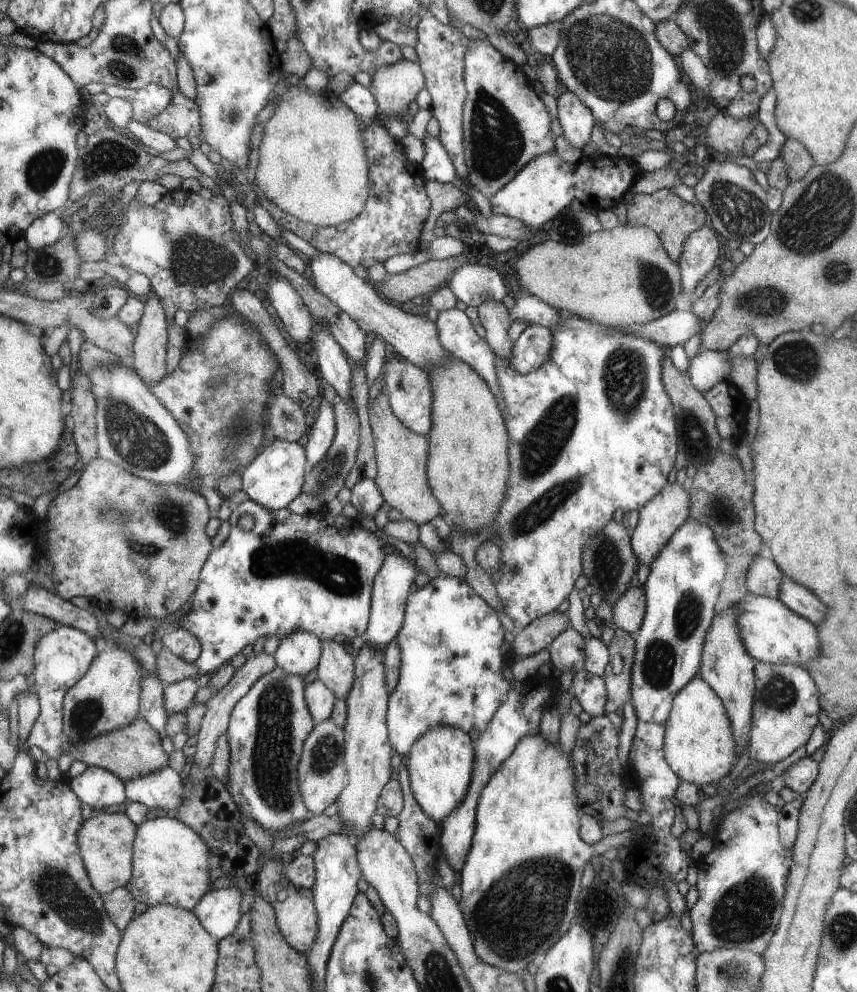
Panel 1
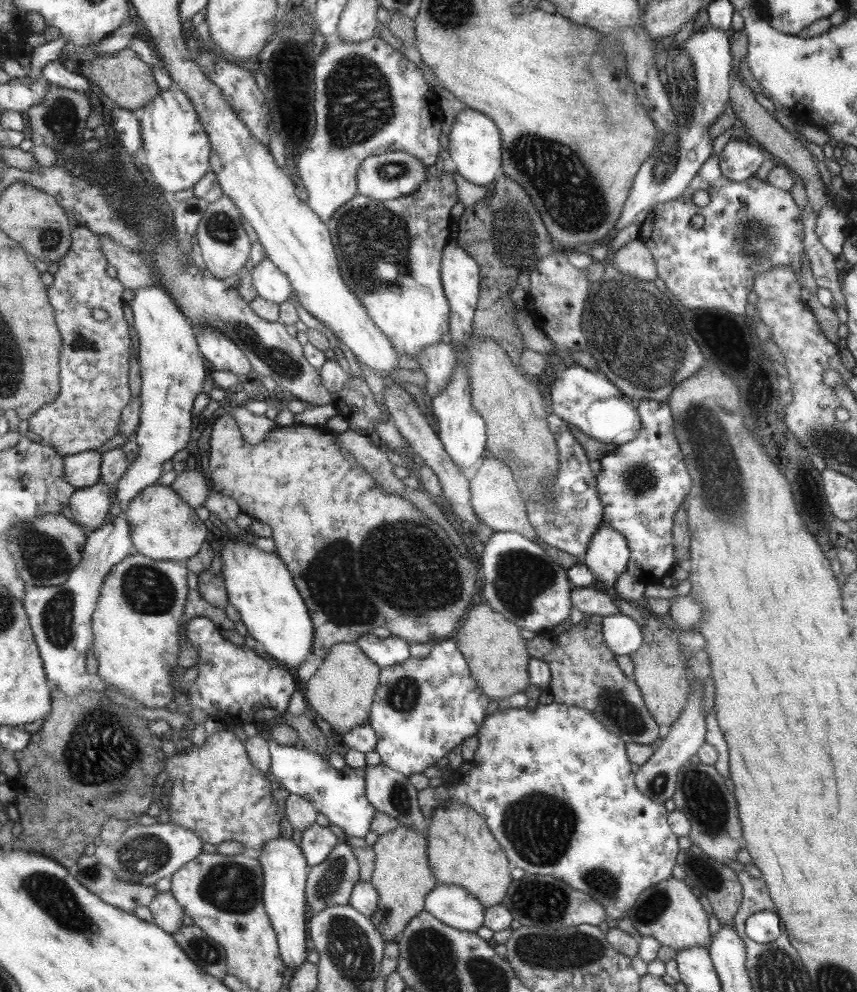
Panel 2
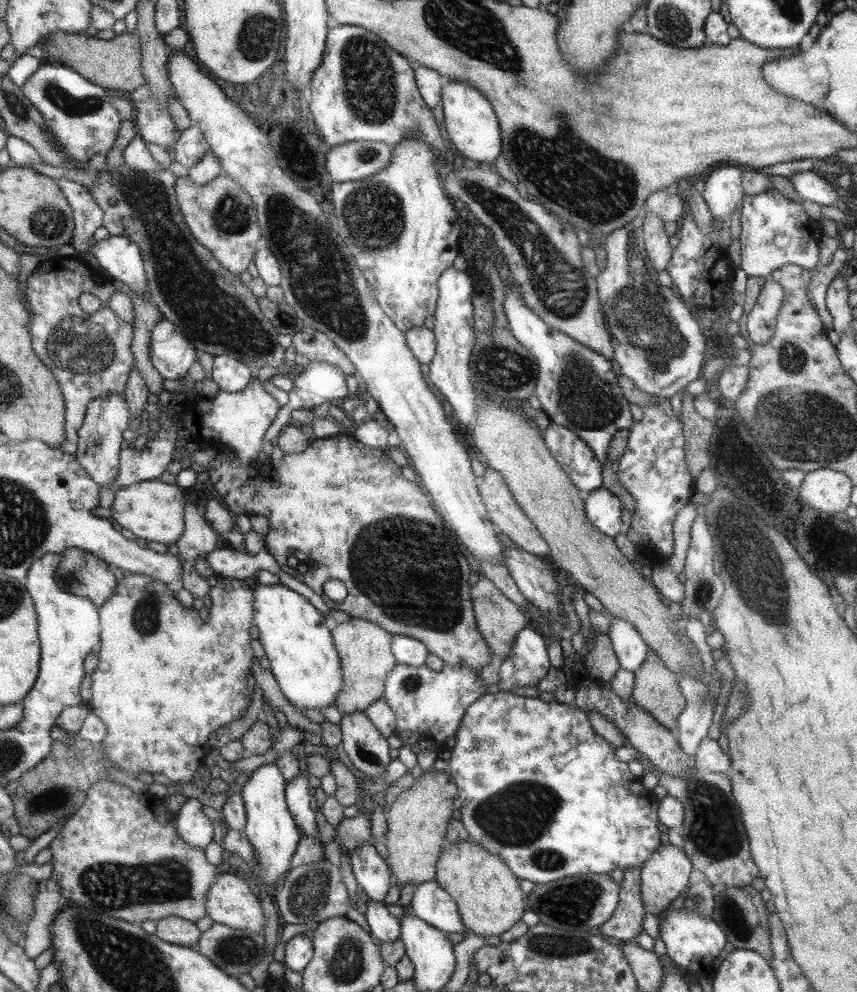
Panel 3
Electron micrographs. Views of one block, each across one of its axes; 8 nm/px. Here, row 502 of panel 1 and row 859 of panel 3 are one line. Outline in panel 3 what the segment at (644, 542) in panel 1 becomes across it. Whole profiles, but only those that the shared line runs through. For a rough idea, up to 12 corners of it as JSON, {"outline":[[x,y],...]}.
{"outline":[[658,844],[640,866],[640,899],[657,914],[687,886],[682,849]]}

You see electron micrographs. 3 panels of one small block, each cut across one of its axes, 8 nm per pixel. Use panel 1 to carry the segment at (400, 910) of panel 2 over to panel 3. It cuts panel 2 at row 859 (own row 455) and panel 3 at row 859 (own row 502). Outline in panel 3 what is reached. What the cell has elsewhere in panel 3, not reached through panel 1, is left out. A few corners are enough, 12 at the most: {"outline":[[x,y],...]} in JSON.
{"outline":[[429,767],[386,806],[399,888],[434,880],[458,798]]}

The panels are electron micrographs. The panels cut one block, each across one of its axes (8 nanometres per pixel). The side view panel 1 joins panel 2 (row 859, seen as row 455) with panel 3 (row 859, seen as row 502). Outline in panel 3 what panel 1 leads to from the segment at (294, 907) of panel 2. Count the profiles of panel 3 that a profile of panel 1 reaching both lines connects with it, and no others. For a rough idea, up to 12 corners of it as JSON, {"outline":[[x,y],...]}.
{"outline":[[275,763],[250,772],[238,792],[242,829],[265,884],[289,874],[300,835]]}

